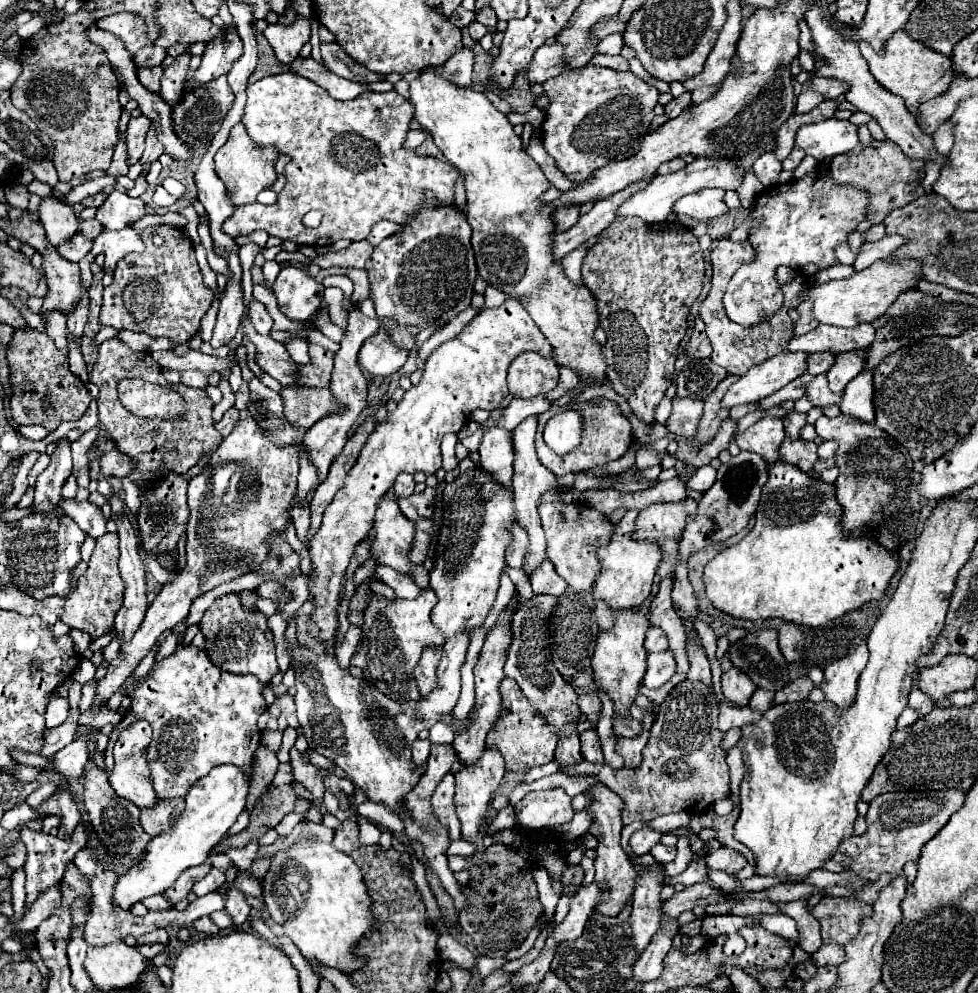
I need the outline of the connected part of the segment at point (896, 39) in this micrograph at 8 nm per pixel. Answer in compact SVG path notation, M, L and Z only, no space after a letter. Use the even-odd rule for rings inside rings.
M906 28L896 30L884 44L884 52L874 52L874 48L868 42L858 42L860 46L860 54L866 58L872 76L892 94L898 94L904 98L906 108L914 114L914 110L918 110L918 106L930 98L934 98L936 94L942 94L952 78L954 78L954 70L952 70L952 62L948 56L924 46L922 42L916 42L914 38L910 38Z

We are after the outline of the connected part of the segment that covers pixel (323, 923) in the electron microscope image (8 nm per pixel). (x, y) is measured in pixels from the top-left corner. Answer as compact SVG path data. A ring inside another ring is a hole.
M308 836L300 844L292 844L286 850L280 850L272 856L270 868L262 878L262 896L272 920L280 922L286 928L288 938L300 948L302 956L310 960L318 960L328 966L336 966L342 972L352 972L362 966L352 954L352 946L370 932L376 922L370 914L370 896L366 894L366 886L362 882L360 868L354 864L350 856L340 852L328 842L320 842L316 836Z

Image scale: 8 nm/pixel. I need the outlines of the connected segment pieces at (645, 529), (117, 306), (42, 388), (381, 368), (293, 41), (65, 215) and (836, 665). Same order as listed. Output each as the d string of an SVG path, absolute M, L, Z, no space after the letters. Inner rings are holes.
M686 498L680 502L650 504L640 510L632 540L656 540L656 538L678 538L686 526L686 516L694 514L696 500Z
M152 226L142 232L142 242L146 244L142 254L128 254L122 258L114 270L114 282L104 288L104 304L99 314L100 324L114 326L116 330L132 330L132 332L146 332L150 336L168 336L172 344L182 344L188 342L200 328L200 320L206 314L206 310L212 304L212 290L204 286L202 282L202 272L198 268L196 256L194 256L194 246L186 238L186 234L180 228L174 226ZM152 234L158 234L162 242L156 246L152 242ZM136 278L152 278L164 288L162 292L162 304L158 310L142 324L136 324L128 310L124 312L122 306L122 290L126 284L130 284Z
M30 326L16 328L12 342L8 344L8 350L6 350L6 360L10 366L10 390L12 390L10 412L16 422L22 422L22 424L46 422L46 428L54 430L62 420L78 420L86 412L92 398L84 382L70 372L68 356L60 352L54 340L44 332L38 332ZM46 392L52 396L52 410L48 412L44 412L40 404L40 398Z
M382 330L374 334L374 338L368 338L362 344L362 350L358 354L358 364L362 372L368 372L374 380L388 378L396 374L408 360L408 352L402 348L396 348Z
M296 16L292 24L268 24L264 36L270 42L276 58L282 64L290 64L300 54L300 48L310 40L310 22Z
M54 196L42 198L40 208L38 208L38 216L46 228L46 238L50 240L52 246L66 242L72 234L78 232L78 220L76 220L74 208L62 204Z
M864 636L860 646L850 656L832 662L824 670L824 684L820 686L820 690L826 694L826 700L840 708L848 708L856 698L858 676L864 670L866 662L868 662L868 646Z

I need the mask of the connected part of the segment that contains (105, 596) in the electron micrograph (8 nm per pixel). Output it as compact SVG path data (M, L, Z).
M104 534L96 539L96 548L90 558L90 566L84 576L78 578L76 590L66 598L64 614L60 620L68 624L70 628L78 628L88 632L92 638L100 638L108 628L114 624L114 614L120 610L122 600L124 600L124 590L126 582L118 574L118 534Z

